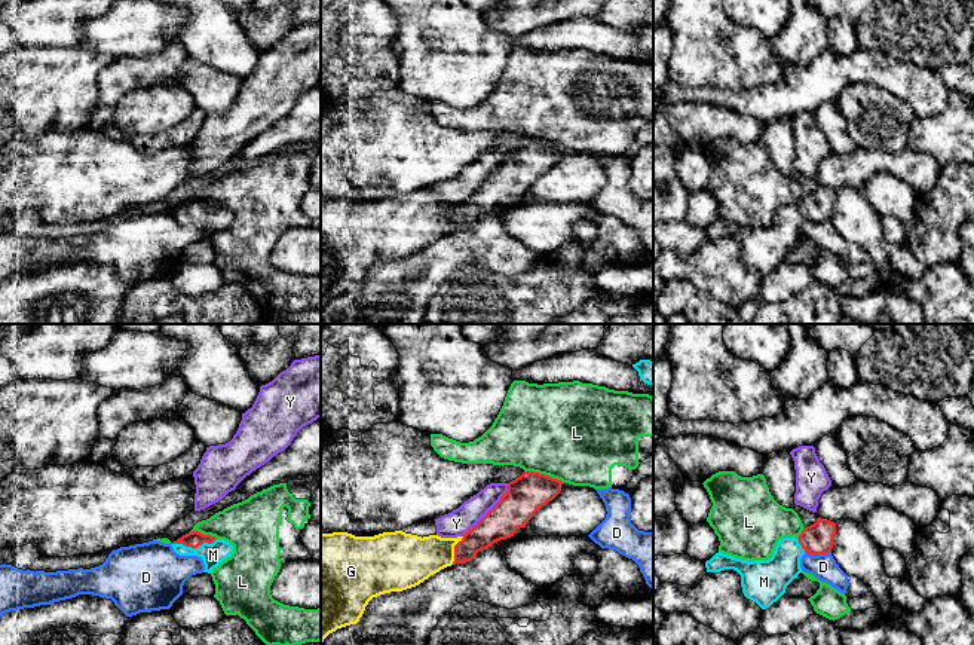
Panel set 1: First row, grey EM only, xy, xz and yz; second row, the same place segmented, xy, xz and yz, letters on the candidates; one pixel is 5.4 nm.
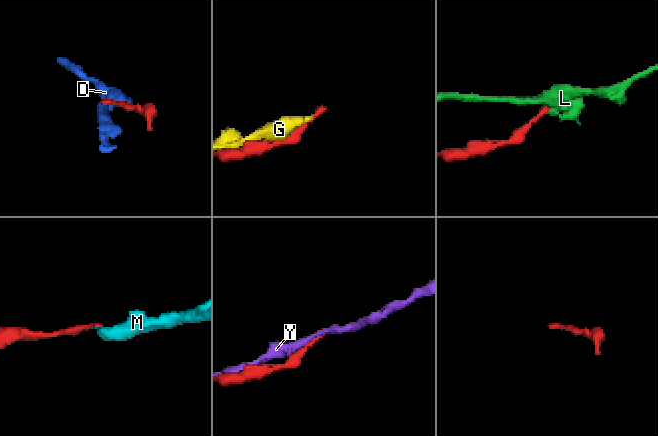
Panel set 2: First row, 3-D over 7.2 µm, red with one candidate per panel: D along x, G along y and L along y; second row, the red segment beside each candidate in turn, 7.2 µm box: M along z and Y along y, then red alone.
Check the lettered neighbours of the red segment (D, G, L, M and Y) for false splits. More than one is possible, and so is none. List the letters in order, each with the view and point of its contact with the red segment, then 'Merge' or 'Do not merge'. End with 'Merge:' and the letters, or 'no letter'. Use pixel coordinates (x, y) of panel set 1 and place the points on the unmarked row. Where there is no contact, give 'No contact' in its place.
D: Touches red at yz (818, 220). Do not merge
G: Touches red at xz (455, 217). Do not merge
L: Touches red at xz (544, 141). Do not merge
M: Touches red at xy (193, 214). Merge
Y: Touches red at xz (490, 177). Do not merge
Merge: M

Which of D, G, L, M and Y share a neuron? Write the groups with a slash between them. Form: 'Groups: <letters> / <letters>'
Groups: D / G / L / M / Y

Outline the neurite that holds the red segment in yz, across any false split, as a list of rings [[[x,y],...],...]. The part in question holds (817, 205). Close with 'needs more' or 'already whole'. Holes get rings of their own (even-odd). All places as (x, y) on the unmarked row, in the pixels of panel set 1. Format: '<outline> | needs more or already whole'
[[[818,184],[814,192],[803,195],[797,205],[779,207],[768,227],[748,229],[719,218],[705,229],[705,235],[707,239],[736,238],[741,242],[744,263],[766,276],[802,239],[802,223],[805,220],[814,223],[831,220],[834,202],[836,190]]] | needs more

